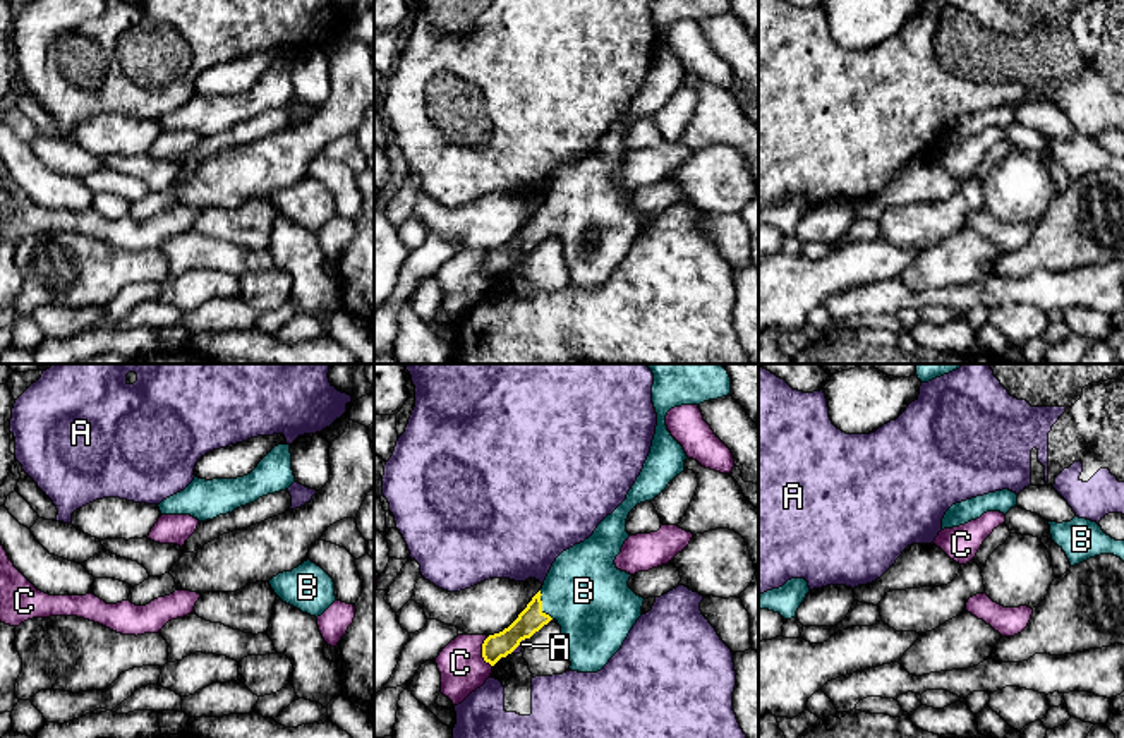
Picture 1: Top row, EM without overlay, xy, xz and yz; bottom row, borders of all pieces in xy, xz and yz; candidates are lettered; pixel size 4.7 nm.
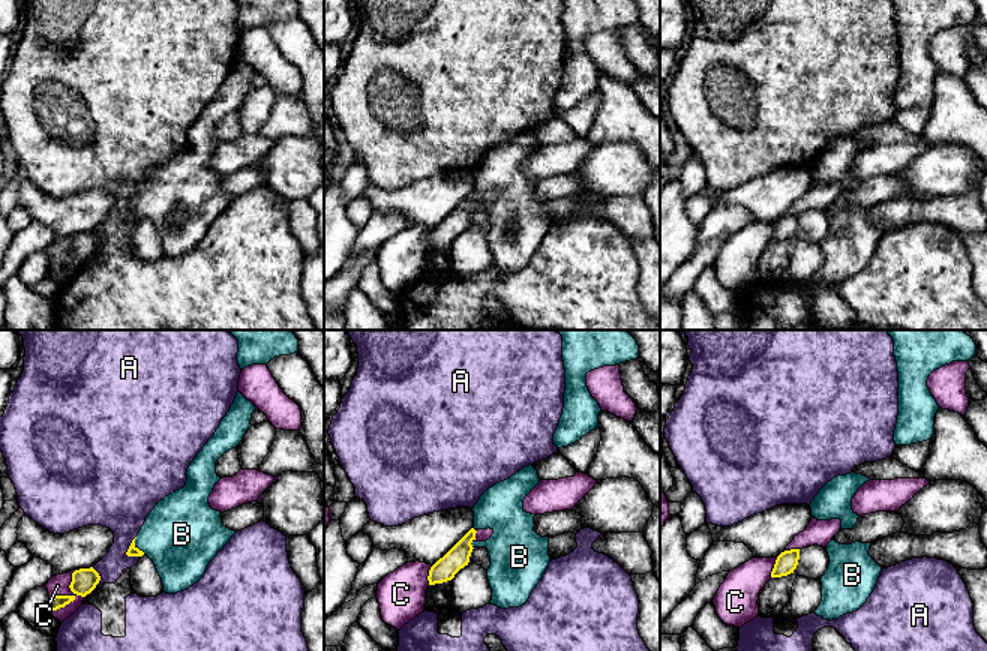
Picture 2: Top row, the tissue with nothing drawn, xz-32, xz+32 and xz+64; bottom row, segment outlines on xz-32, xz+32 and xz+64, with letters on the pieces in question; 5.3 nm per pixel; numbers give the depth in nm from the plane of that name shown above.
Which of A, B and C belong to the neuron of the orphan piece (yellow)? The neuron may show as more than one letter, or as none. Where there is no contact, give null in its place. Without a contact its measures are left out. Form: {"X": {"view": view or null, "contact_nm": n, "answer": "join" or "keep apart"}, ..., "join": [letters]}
{"A": {"view": "xz", "contact_nm": 110, "answer": "keep apart"}, "B": {"view": "xz", "contact_nm": 150, "answer": "join"}, "C": {"view": "xz", "contact_nm": 150, "answer": "keep apart"}, "join": ["B"]}

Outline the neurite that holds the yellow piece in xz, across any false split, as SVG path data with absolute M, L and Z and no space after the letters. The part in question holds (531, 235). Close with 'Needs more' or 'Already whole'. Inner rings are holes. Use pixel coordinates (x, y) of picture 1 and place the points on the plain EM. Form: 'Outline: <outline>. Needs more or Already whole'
Outline: M652 0L656 50L626 115L589 154L556 173L542 204L508 244L484 256L486 278L494 281L551 235L561 242L571 287L597 288L609 278L642 232L645 216L628 203L631 191L614 180L630 153L626 134L637 120L652 117L686 86L688 72L668 46L666 31L674 22L700 21L728 10L731 0Z. Needs more

